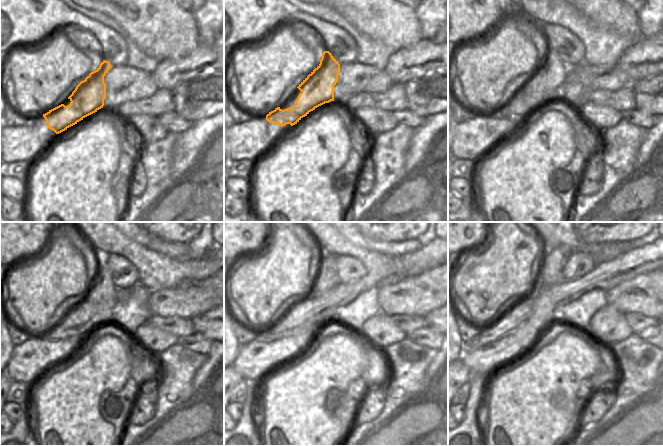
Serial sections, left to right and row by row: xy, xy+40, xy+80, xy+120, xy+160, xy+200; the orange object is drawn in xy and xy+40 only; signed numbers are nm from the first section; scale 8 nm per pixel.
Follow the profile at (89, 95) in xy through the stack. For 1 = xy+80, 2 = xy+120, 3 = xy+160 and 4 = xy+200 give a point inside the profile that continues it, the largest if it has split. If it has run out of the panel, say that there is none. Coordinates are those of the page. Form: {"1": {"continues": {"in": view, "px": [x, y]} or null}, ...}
{"1": {"continues": {"in": "xy+80", "px": [548, 77]}}, "2": {"continues": {"in": "xy+120", "px": [101, 291]}}, "3": {"continues": {"in": "xy+160", "px": [326, 278]}}, "4": {"continues": {"in": "xy+200", "px": [552, 263]}}}

